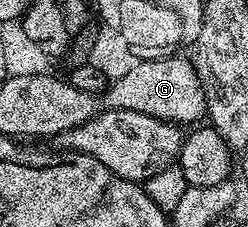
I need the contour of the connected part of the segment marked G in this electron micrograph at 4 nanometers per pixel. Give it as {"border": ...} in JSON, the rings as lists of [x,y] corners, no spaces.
{"border":[[[183,54],[158,57],[155,60],[138,59],[133,70],[116,79],[113,86],[115,96],[119,99],[116,100],[118,107],[137,110],[137,114],[149,114],[180,126],[198,125],[207,115],[207,99],[198,70]]]}

